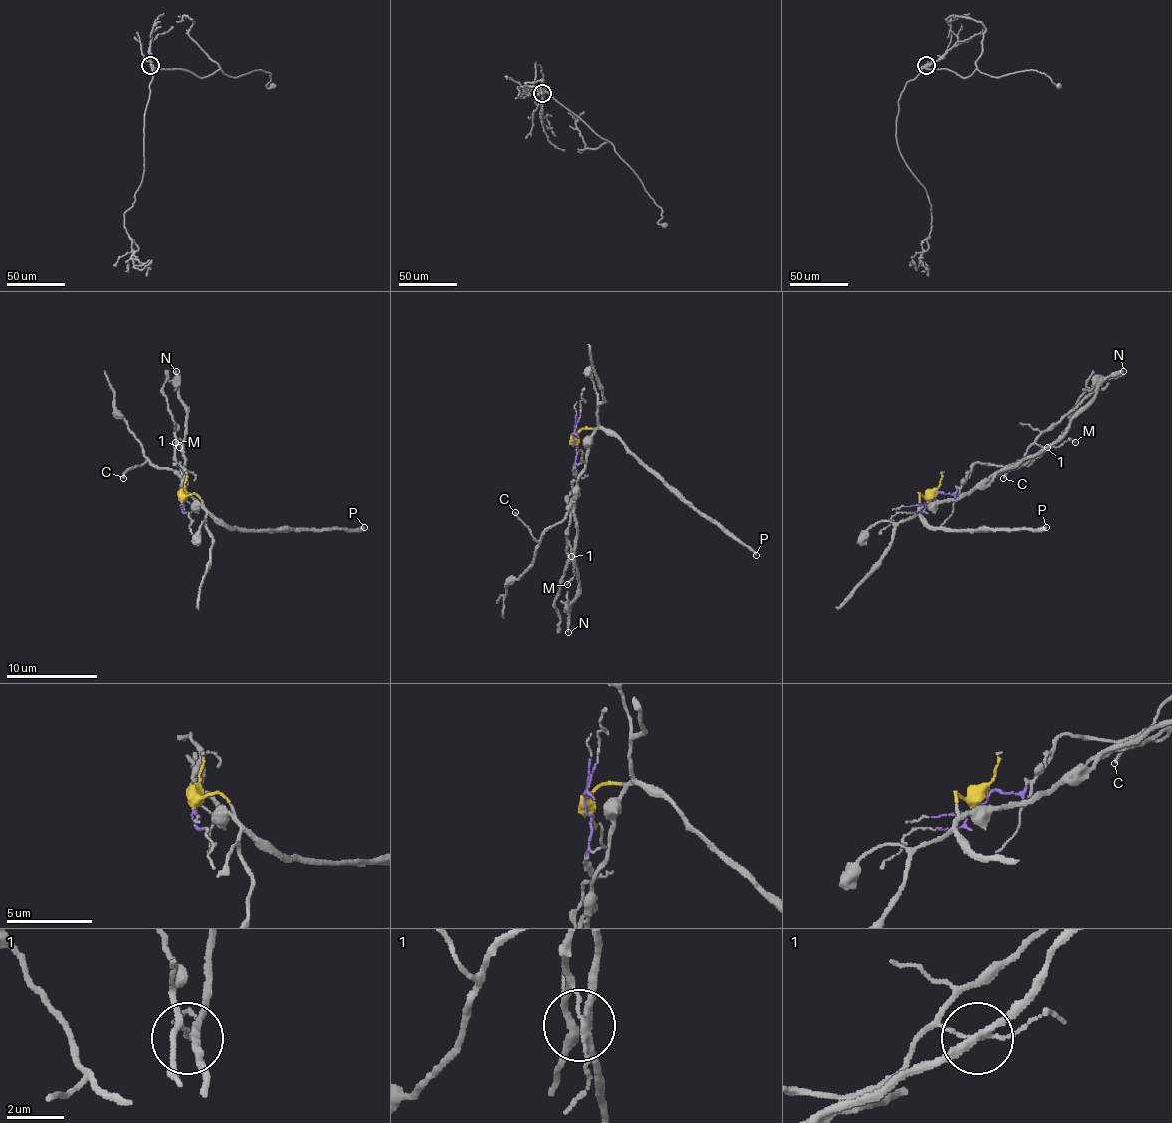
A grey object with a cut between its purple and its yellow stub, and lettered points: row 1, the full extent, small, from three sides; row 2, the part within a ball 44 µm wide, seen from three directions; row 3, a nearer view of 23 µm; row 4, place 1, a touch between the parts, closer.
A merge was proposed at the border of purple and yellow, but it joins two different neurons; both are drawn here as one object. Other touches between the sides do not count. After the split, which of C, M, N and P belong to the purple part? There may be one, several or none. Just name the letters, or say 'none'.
M

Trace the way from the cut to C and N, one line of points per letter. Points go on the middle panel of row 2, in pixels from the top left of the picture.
C: (573, 441), (583, 429), (594, 429), (578, 493), (567, 514), (537, 539), (514, 512)
N: (573, 441), (583, 429), (594, 429), (585, 471), (578, 477), (573, 507), (578, 592), (571, 601), (569, 633)

